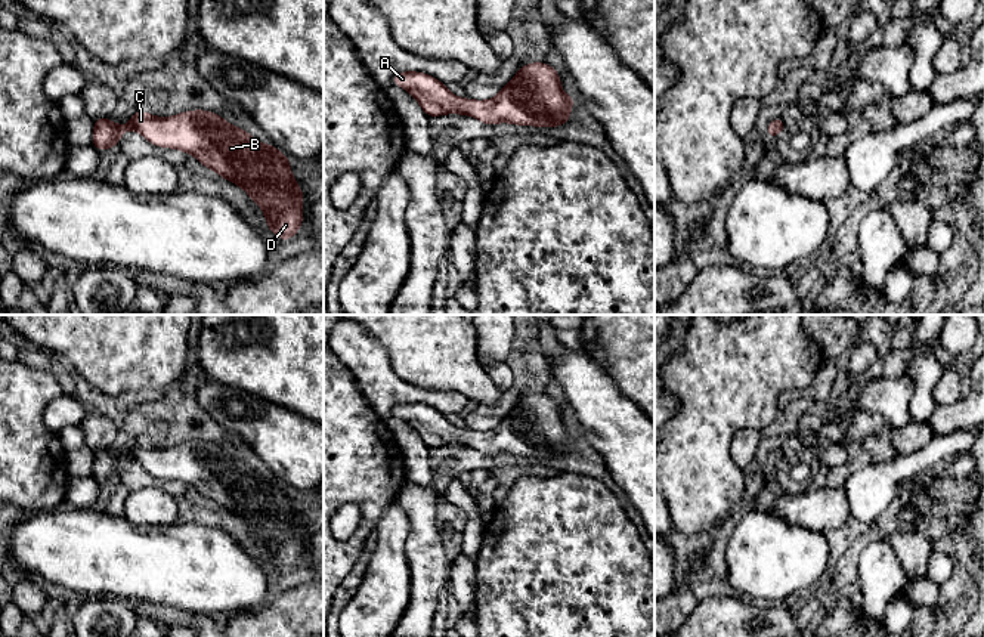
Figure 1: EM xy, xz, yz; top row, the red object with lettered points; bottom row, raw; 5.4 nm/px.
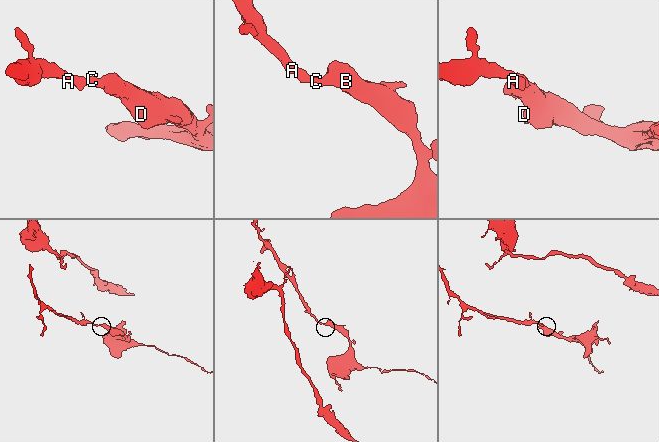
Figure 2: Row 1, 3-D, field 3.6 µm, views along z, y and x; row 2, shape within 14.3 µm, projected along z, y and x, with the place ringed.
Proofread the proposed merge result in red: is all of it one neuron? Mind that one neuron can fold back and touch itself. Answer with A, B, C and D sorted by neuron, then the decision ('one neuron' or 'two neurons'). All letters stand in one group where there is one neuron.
A B C D | one neuron

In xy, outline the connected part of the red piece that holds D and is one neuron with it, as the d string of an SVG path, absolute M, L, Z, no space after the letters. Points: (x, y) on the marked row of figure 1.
M194 109L155 117L136 111L126 126L108 117L93 120L93 126L92 145L98 151L115 148L127 130L137 132L151 145L194 155L201 166L244 189L279 239L290 241L301 228L304 191L291 173L290 157L270 143L257 142L219 114Z

